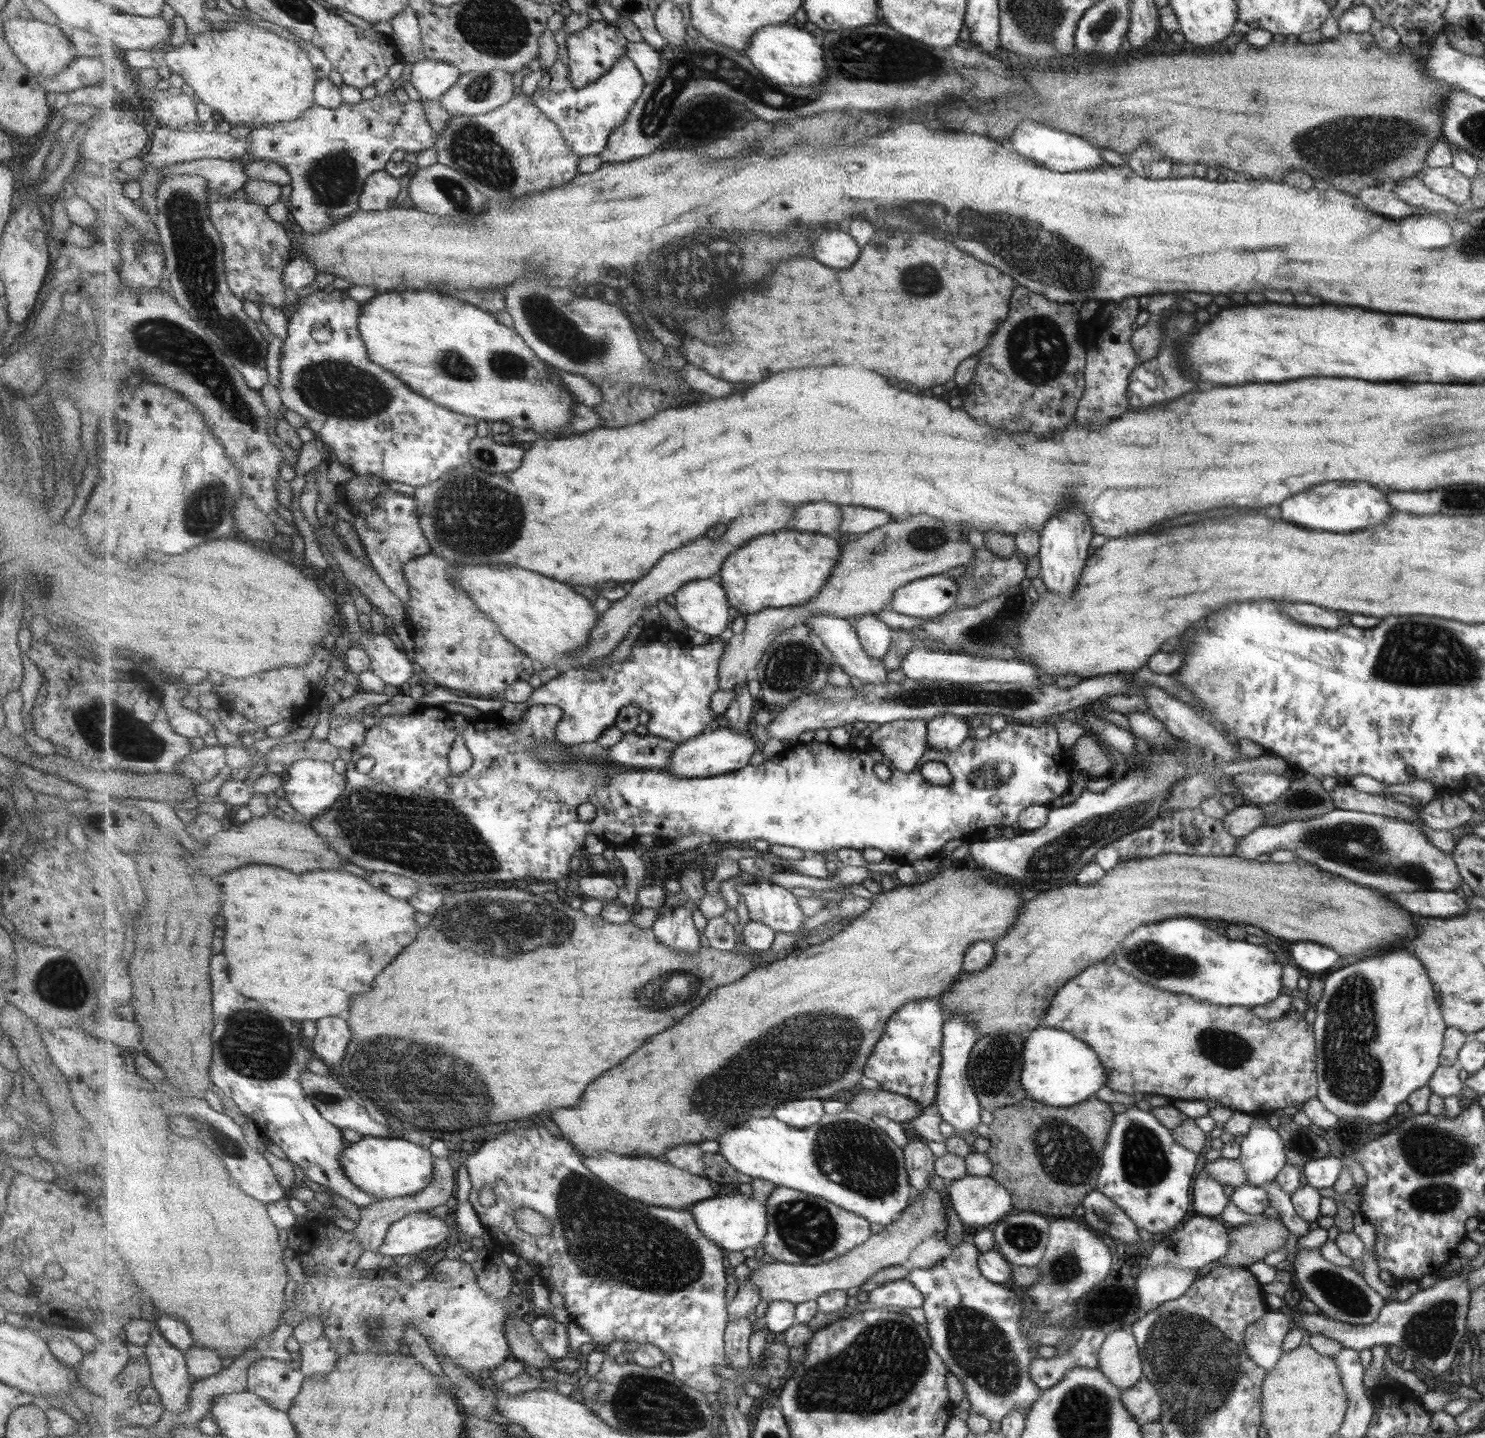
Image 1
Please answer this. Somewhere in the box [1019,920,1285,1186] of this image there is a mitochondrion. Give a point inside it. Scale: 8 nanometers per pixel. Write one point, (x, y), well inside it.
(1151, 958)

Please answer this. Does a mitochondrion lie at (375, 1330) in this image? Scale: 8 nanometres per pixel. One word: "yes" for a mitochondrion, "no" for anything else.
yes

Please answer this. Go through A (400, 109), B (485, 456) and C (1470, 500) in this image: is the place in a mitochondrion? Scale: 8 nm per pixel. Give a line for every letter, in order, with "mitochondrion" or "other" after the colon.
A: other
B: mitochondrion
C: mitochondrion

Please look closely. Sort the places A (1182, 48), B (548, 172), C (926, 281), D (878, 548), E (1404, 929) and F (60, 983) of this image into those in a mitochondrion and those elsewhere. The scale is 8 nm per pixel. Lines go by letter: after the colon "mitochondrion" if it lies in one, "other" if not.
A: other
B: other
C: mitochondrion
D: mitochondrion
E: other
F: mitochondrion

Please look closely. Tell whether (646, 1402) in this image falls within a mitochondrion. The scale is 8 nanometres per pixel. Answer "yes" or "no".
yes

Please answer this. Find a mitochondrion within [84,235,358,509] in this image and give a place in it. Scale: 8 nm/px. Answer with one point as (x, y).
(169, 342)

